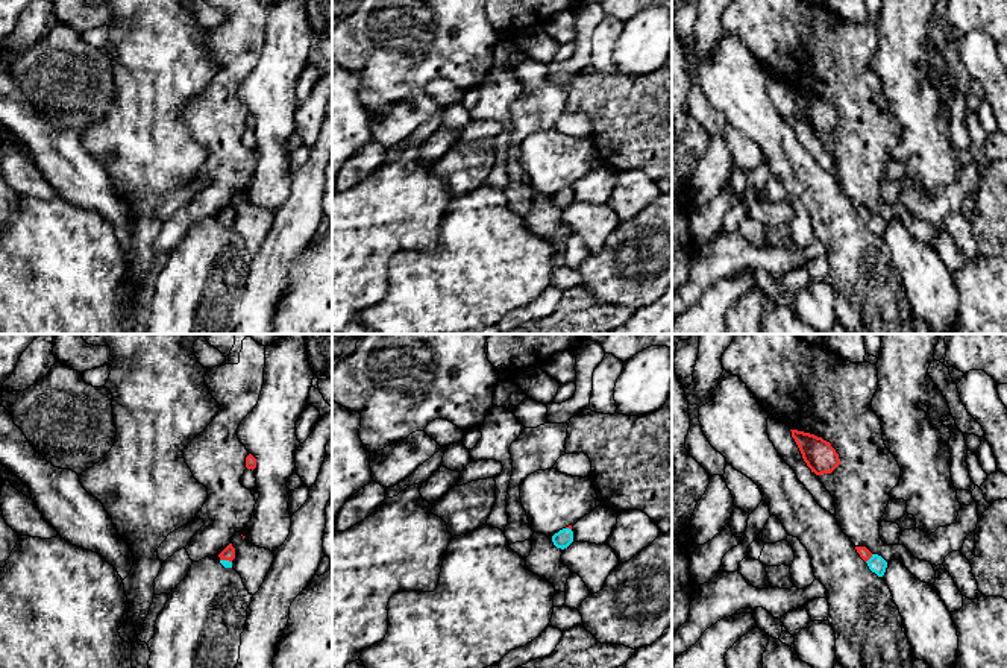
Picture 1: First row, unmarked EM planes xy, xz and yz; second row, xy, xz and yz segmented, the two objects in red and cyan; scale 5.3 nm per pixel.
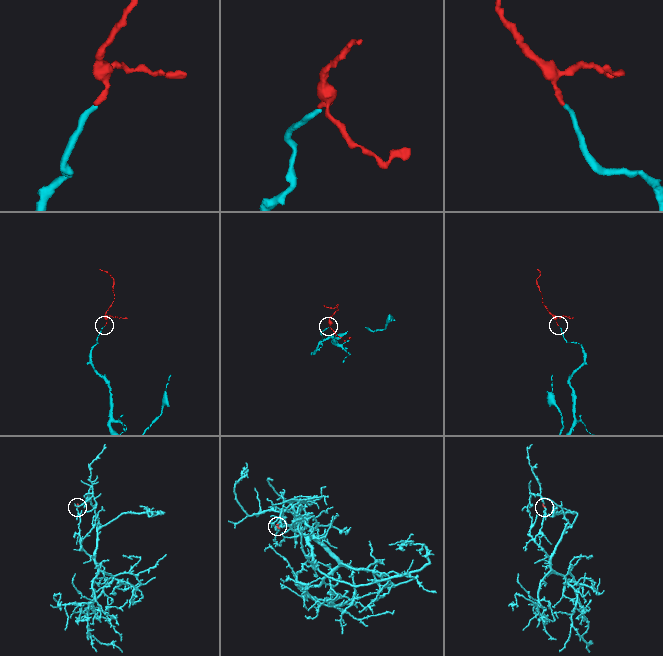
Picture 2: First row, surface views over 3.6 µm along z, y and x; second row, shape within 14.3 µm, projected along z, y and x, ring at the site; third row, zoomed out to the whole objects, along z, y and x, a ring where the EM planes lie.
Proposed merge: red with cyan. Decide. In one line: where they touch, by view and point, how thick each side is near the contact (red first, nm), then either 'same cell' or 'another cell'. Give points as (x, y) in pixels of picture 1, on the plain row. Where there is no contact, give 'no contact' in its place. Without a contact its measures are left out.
contact yz (869, 217); calibres 60 and 90 nm; same cell

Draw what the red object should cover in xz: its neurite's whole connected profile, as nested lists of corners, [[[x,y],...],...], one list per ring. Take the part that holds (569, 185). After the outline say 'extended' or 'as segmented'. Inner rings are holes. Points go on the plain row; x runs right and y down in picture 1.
[[[572,185],[560,190],[558,193],[555,193],[552,196],[552,202],[557,208],[567,208],[572,202],[573,202],[573,191],[572,191]]]; extended

